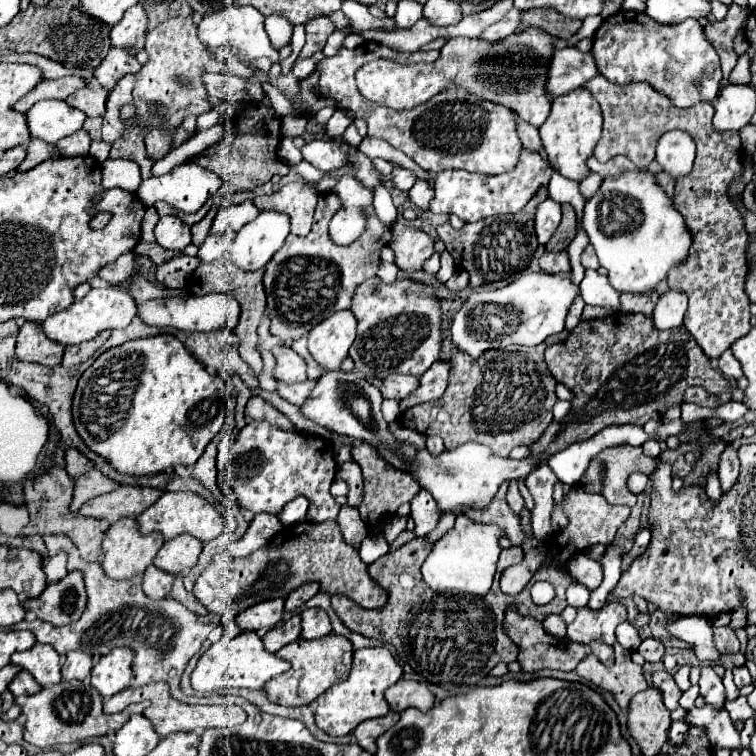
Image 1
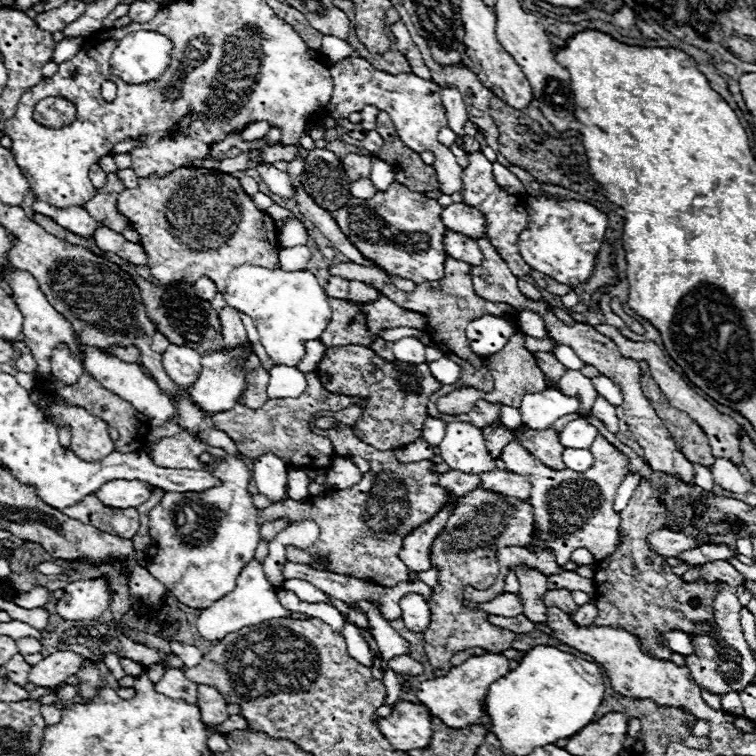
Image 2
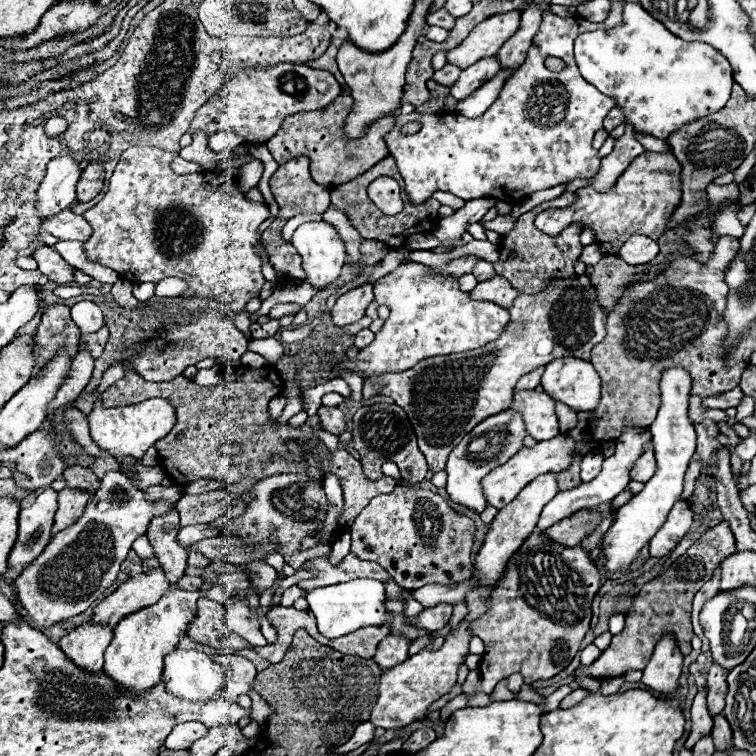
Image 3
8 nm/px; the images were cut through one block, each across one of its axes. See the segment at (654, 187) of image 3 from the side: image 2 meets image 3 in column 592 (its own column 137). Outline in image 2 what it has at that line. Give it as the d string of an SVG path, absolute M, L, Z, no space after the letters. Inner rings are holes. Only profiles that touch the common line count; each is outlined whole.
M190 166L178 168L166 176L140 178L140 186L136 190L120 192L118 212L126 216L130 226L140 234L140 246L148 256L146 266L162 284L174 284L176 280L190 280L194 284L200 276L208 276L222 292L226 288L230 270L236 266L258 264L264 268L280 268L276 222L254 206L254 200L242 190L238 178L230 174L204 166Z

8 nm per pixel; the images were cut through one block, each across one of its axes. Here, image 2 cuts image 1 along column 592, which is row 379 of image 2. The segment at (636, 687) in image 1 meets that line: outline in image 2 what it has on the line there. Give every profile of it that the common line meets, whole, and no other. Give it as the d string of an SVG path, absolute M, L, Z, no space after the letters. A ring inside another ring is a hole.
M596 326L598 332L602 332L604 336L610 336L610 339L618 346L622 355L627 358L631 358L638 361L645 360L649 366L652 377L657 382L658 386L664 393L666 399L674 408L690 414L700 426L702 430L706 432L708 440L710 440L710 448L714 452L716 458L728 458L732 460L736 466L742 464L742 452L740 452L740 446L738 446L738 430L740 426L728 416L728 414L720 414L710 402L706 402L676 370L670 368L666 358L664 358L664 352L658 348L658 344L654 342L636 342L624 337L614 326Z

